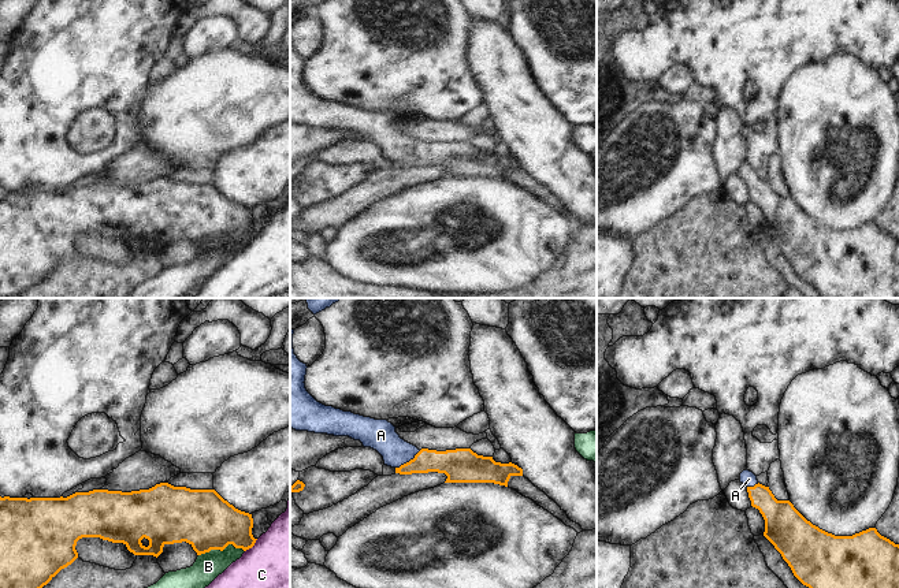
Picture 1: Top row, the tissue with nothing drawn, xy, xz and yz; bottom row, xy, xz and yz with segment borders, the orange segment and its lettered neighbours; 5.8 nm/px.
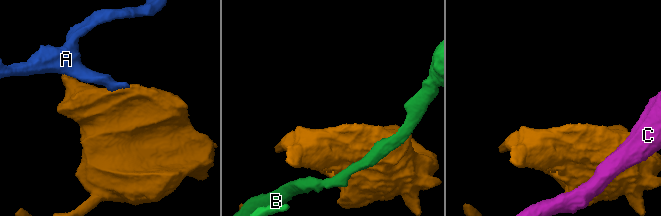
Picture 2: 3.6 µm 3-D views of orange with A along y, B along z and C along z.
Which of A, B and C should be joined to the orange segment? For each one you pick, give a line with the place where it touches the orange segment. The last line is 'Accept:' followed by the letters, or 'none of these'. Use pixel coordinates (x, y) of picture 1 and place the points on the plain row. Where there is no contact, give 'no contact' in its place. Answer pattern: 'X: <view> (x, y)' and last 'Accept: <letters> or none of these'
A: xz (409, 155)
Accept: A

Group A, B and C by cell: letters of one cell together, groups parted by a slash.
A / B / C

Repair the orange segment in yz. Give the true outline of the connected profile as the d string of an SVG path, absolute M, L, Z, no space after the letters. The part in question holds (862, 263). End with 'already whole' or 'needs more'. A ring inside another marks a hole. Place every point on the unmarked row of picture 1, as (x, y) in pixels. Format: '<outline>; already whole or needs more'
M743 164L740 176L747 181L751 200L765 213L764 230L822 298L899 298L899 238L881 230L876 222L852 230L835 230L807 215L790 194L777 194L753 165Z; needs more

